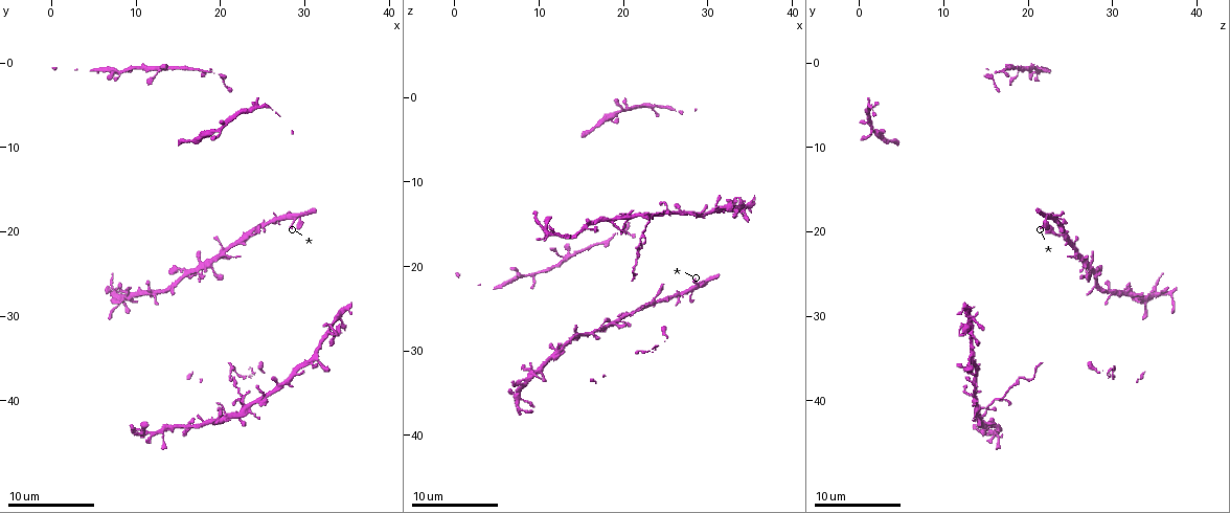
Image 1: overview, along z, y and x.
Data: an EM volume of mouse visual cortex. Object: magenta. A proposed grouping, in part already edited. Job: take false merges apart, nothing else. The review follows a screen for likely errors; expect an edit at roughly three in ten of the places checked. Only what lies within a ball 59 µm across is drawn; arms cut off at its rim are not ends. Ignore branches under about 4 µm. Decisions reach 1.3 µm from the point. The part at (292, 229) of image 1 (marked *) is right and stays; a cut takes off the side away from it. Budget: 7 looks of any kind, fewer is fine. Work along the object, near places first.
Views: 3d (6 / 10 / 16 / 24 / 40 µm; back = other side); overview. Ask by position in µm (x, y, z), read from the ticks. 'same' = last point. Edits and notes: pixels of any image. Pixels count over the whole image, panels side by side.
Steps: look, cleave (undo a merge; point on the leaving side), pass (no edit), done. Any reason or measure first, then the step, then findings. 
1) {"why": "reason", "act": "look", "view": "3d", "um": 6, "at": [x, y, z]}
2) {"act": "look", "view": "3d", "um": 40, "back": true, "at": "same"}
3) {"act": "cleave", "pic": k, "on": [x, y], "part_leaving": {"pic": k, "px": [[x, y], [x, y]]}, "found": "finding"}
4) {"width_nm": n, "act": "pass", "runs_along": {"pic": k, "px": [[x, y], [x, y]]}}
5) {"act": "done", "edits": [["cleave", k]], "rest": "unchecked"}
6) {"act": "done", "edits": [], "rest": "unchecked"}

{"why": "a fork", "act": "look", "view": "3d", "um": 6, "at": [23.4, 20.4, 24.0]}

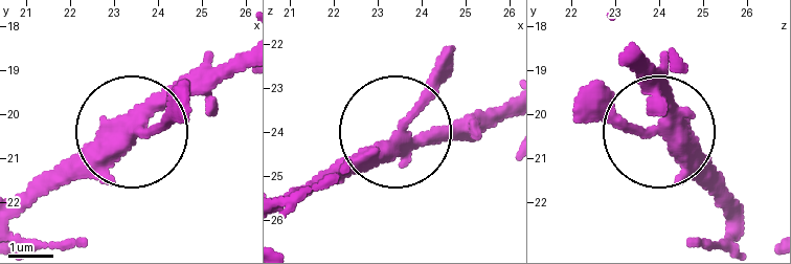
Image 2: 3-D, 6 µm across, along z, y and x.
{"arms": 3, "act": "pass", "runs_along": {"pic": 2, "px": [[509, 98], [407, 136], [449, 53]]}, "found": "one neuron here"}

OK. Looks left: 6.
{"why": "two arms in line, one across", "act": "look", "view": "3d", "um": 10, "at": [12.6, 43.6, 16.4]}

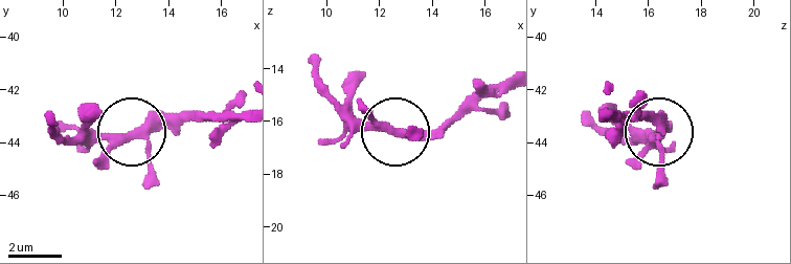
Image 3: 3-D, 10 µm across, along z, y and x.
{"why": "other side", "act": "look", "view": "3d", "um": 10, "back": true, "at": [12.4, 43.8, 16.4]}

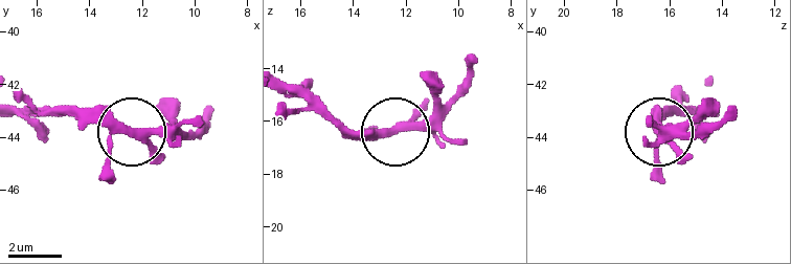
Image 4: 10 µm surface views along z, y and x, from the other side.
{"arms": 3, "act": "pass", "runs_along": {"pic": 4, "px": [[287, 87], [347, 126], [388, 130], [428, 126], [467, 94]]}, "found": "all the same neuron"}

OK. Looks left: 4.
{"why": "looks like a crossing", "act": "look", "view": "3d", "um": 10, "at": [23.4, 41.0, 13.8]}

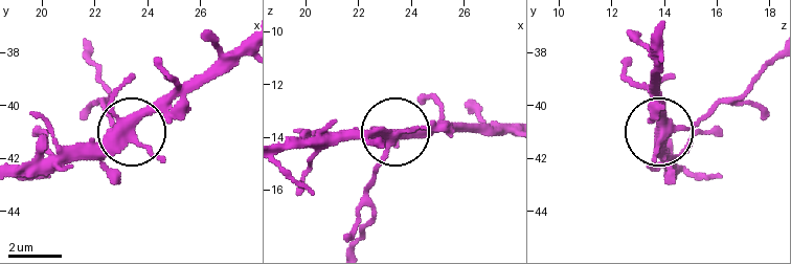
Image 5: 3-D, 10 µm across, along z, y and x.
{"side_arm_um": 17, "act": "cleave", "pic": 5, "on": [374, 181], "part_leaving": {"pic": 5, "px": [[389, 151], [368, 196], [374, 217], [358, 244]]}, "found": "a second neuron is stuck on"}

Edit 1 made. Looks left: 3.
{"why": "four or more arms meet", "act": "look", "view": "3d", "um": 10, "at": [18.8, 24.2, 26.8]}

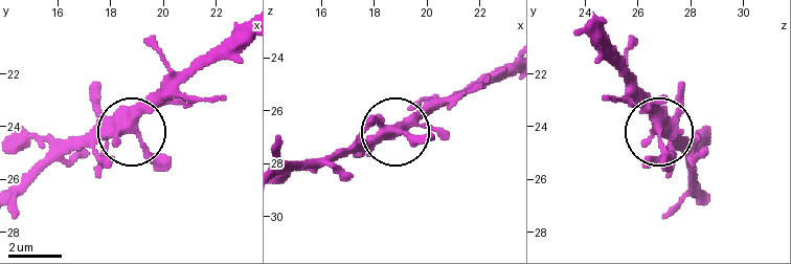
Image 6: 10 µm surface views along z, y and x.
{"act": "look", "view": "3d", "um": 6, "at": [18.7, 24.1, 26.7]}

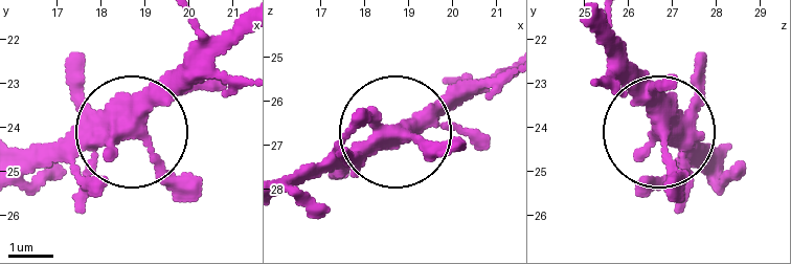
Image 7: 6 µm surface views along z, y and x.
{"width_nm": 350, "act": "pass", "runs_along": {"pic": 7, "px": [[501, 70], [456, 82], [347, 156]]}, "found": "all the same neuron"}

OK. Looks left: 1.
{"act": "done", "edits": [["cleave", 5]], "rest": "unchecked"}

